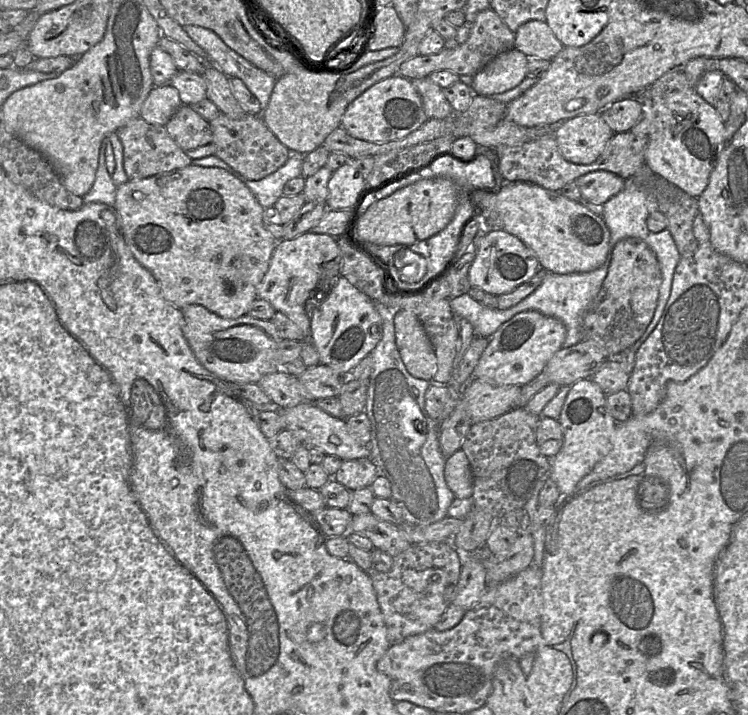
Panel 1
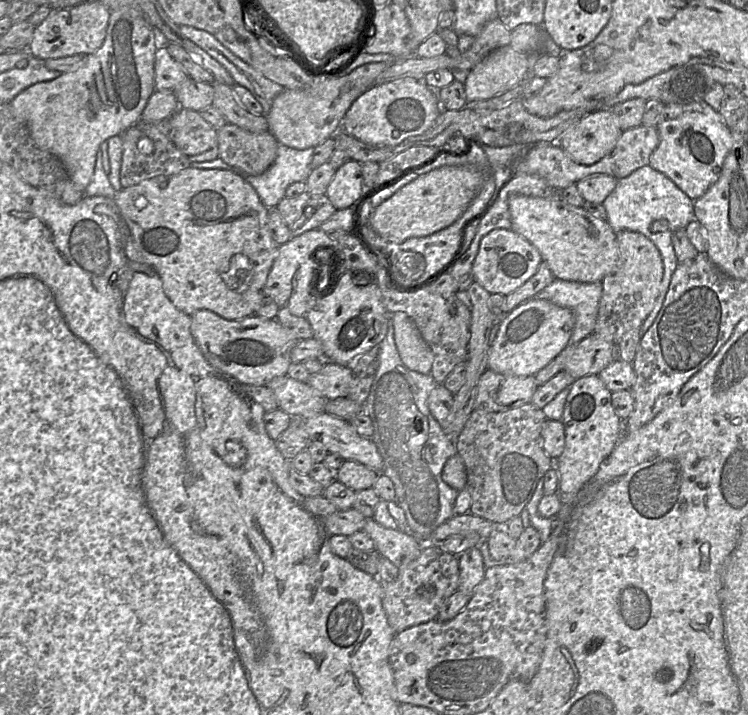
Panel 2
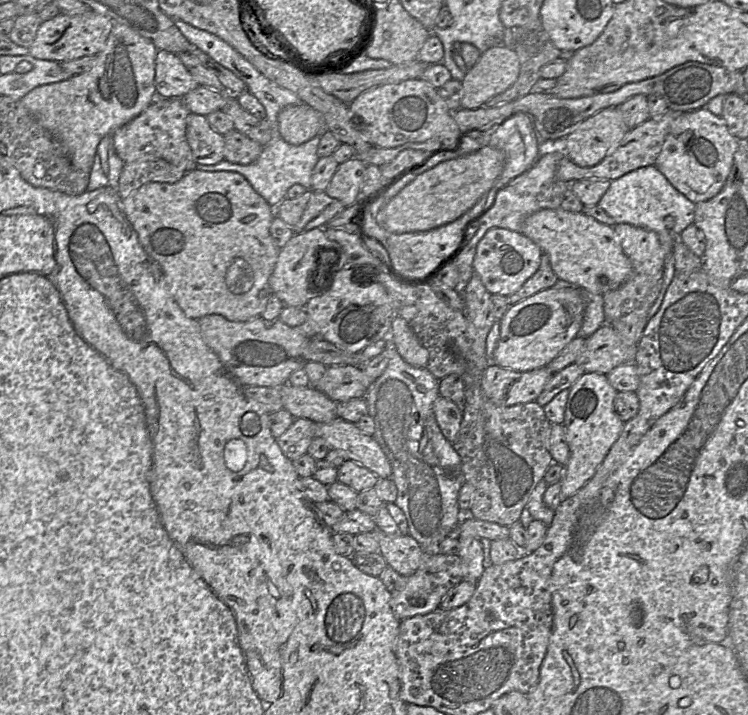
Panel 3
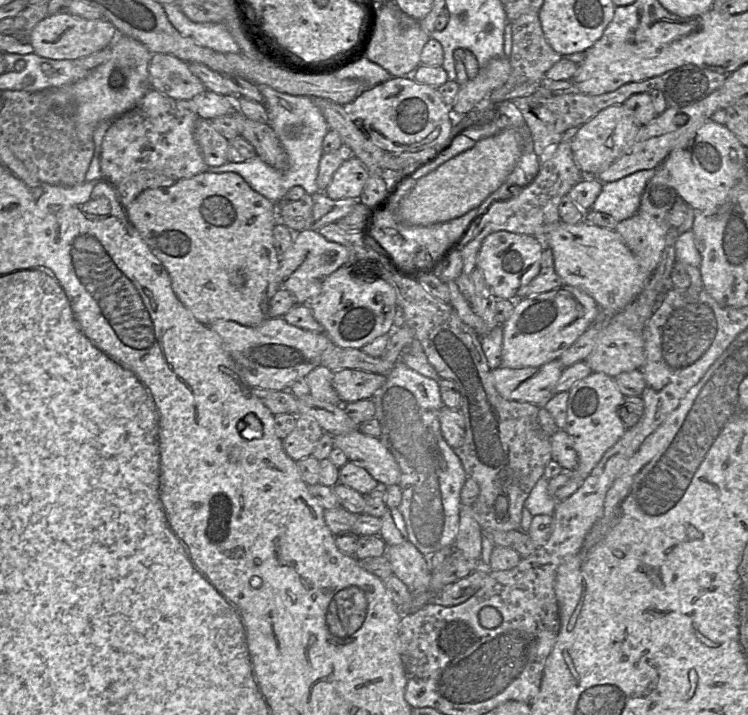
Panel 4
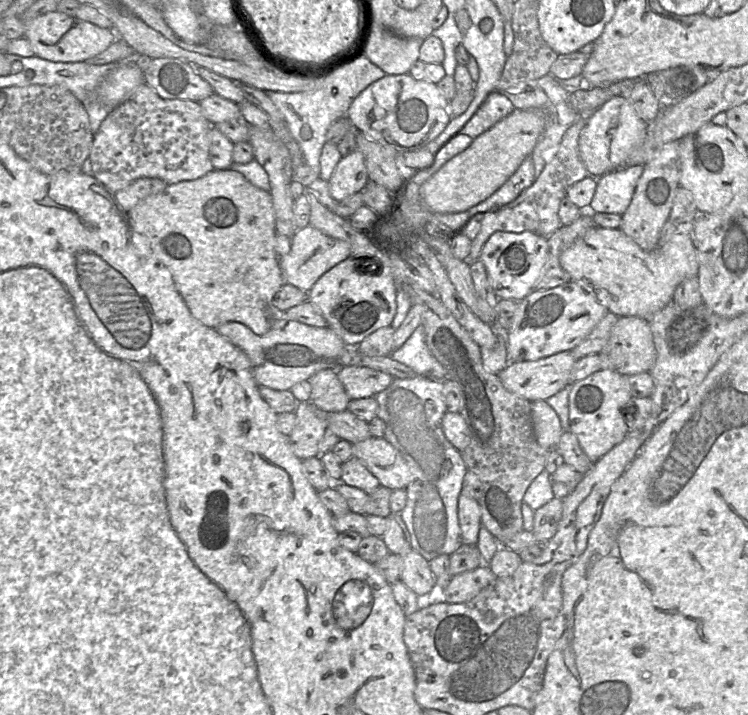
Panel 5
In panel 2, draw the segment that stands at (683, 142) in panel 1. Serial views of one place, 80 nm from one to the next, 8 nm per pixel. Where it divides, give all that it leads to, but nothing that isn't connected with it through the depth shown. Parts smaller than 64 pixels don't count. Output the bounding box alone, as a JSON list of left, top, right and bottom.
[649,100,732,200]

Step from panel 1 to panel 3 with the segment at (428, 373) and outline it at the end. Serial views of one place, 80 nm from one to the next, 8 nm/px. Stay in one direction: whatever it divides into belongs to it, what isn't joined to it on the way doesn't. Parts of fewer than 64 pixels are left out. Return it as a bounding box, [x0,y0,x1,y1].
[390,315,428,368]

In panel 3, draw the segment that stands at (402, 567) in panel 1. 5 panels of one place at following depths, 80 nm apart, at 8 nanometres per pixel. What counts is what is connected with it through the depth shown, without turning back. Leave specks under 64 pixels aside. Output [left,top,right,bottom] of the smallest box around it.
[390,551,464,621]

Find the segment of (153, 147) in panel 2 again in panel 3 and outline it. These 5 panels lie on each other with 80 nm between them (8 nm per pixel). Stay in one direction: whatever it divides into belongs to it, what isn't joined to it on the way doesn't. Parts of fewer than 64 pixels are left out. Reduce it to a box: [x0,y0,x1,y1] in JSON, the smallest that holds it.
[117,159,185,198]

